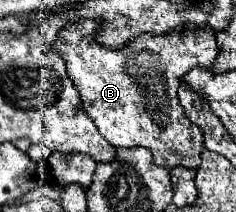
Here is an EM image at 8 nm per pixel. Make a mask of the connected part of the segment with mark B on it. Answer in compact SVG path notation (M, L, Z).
M93 21L69 25L61 29L57 37L57 51L63 57L67 65L67 75L77 87L83 107L87 115L95 121L99 133L113 145L113 147L145 147L153 153L153 161L159 167L173 169L173 167L187 167L187 169L197 169L201 165L201 153L203 153L203 131L193 125L185 113L183 107L179 105L177 99L177 87L181 83L181 77L193 69L209 69L211 61L215 59L217 45L215 45L215 33L207 29L207 25L187 25L183 33L169 33L163 37L155 35L143 35L137 37L135 41L129 41L123 49L111 51L105 49L103 45L95 43L91 39L91 31L95 29Z

